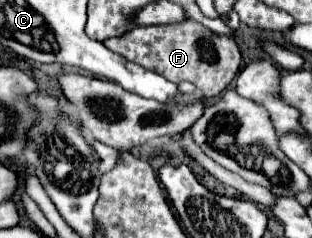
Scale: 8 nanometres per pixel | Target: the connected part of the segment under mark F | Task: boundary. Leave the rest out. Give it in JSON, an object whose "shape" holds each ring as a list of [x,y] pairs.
{"shape":[[[186,20],[178,24],[162,26],[138,26],[122,36],[104,40],[110,50],[122,54],[126,60],[138,66],[162,74],[170,82],[188,80],[198,88],[198,94],[206,100],[218,98],[218,94],[236,78],[240,68],[240,50],[236,42],[228,36],[218,36],[212,32],[212,56],[210,56],[210,30],[200,22]]]}

